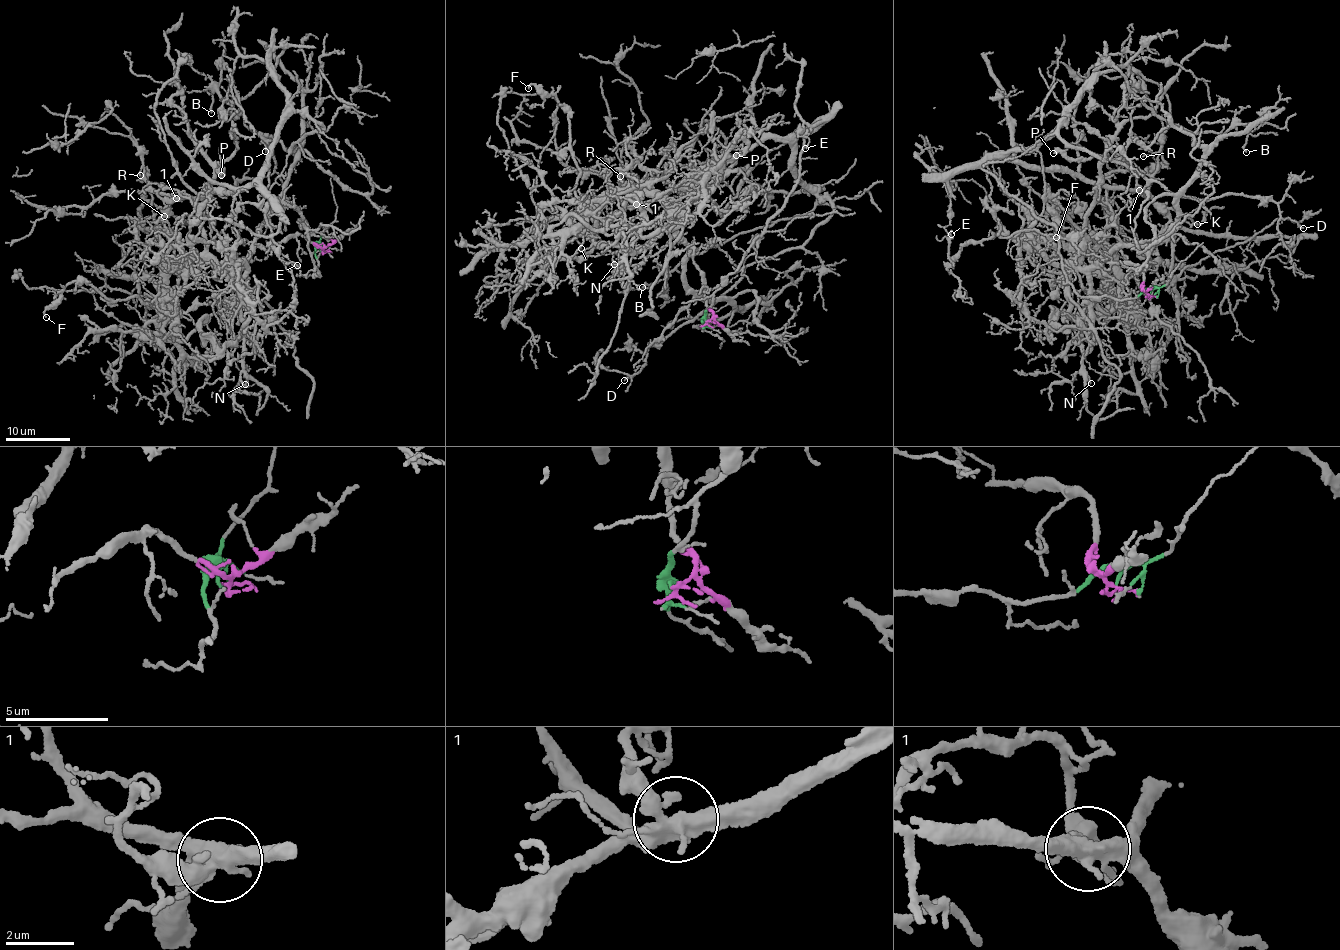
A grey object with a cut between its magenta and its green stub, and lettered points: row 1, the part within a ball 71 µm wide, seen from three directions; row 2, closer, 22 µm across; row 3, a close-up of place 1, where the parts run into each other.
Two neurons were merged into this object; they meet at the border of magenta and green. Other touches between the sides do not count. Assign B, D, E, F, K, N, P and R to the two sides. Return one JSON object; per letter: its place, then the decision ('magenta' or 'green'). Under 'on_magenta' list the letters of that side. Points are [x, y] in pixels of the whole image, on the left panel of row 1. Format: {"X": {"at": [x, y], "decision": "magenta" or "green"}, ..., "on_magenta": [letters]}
{"B": {"at": [211, 113], "decision": "green"}, "D": {"at": [265, 151], "decision": "green"}, "E": {"at": [297, 265], "decision": "green"}, "F": {"at": [46, 317], "decision": "magenta"}, "K": {"at": [164, 216], "decision": "green"}, "N": {"at": [245, 384], "decision": "magenta"}, "P": {"at": [221, 175], "decision": "magenta"}, "R": {"at": [140, 175], "decision": "green"}, "on_magenta": ["F", "N", "P"]}

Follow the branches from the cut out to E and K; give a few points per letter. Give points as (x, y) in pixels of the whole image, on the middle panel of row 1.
E: (705, 321), (712, 293), (766, 232), (799, 180), (808, 134), (823, 121), (803, 124), (805, 149)
K: (705, 321), (712, 293), (799, 180), (803, 134), (765, 135), (697, 168), (587, 227), (576, 236), (581, 249)

